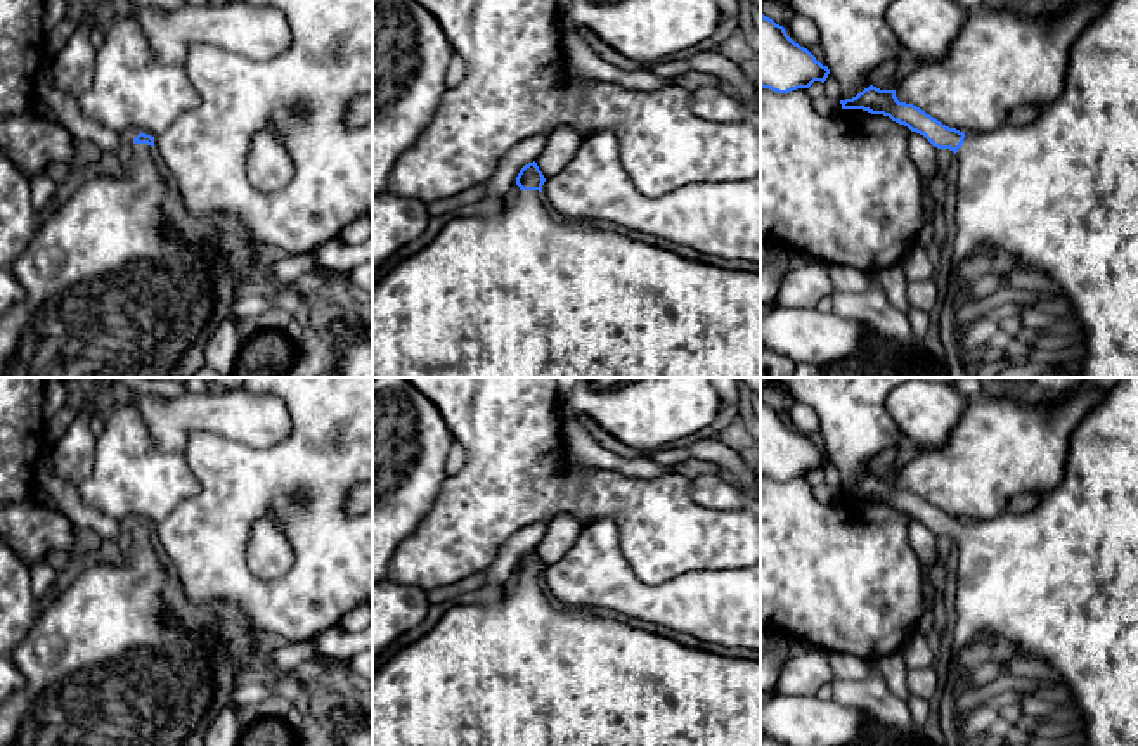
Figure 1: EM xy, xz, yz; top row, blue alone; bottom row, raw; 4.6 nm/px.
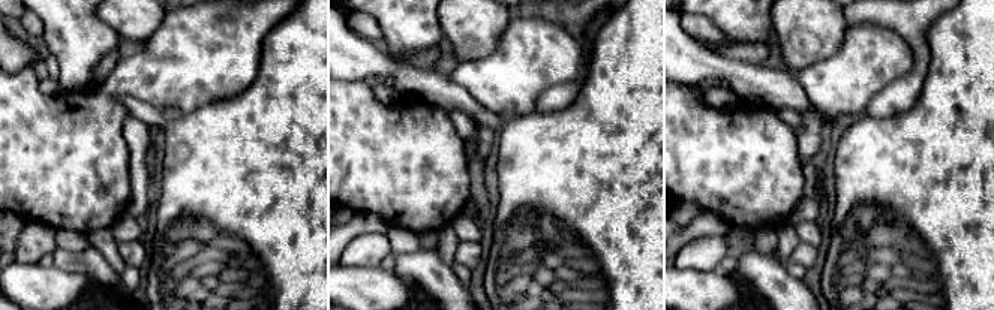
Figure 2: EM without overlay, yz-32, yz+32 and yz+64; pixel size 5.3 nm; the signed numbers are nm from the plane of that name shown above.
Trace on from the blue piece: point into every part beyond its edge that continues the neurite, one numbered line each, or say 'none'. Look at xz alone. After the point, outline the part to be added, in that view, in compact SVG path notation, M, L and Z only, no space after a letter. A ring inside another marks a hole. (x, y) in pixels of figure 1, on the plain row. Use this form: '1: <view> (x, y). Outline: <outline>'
1: xz (523, 670). Outline: M520 578L514 588L490 604L452 604L442 613L440 621L419 640L398 649L378 672L372 673L372 746L760 746L760 661L724 658L696 647L688 647L669 637L603 620L591 611L575 611L559 606L539 578Z

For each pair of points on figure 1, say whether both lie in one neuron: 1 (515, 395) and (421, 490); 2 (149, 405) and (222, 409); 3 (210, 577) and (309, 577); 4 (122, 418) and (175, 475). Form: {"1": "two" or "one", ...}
{"1": "two", "2": "one", "3": "one", "4": "one"}

